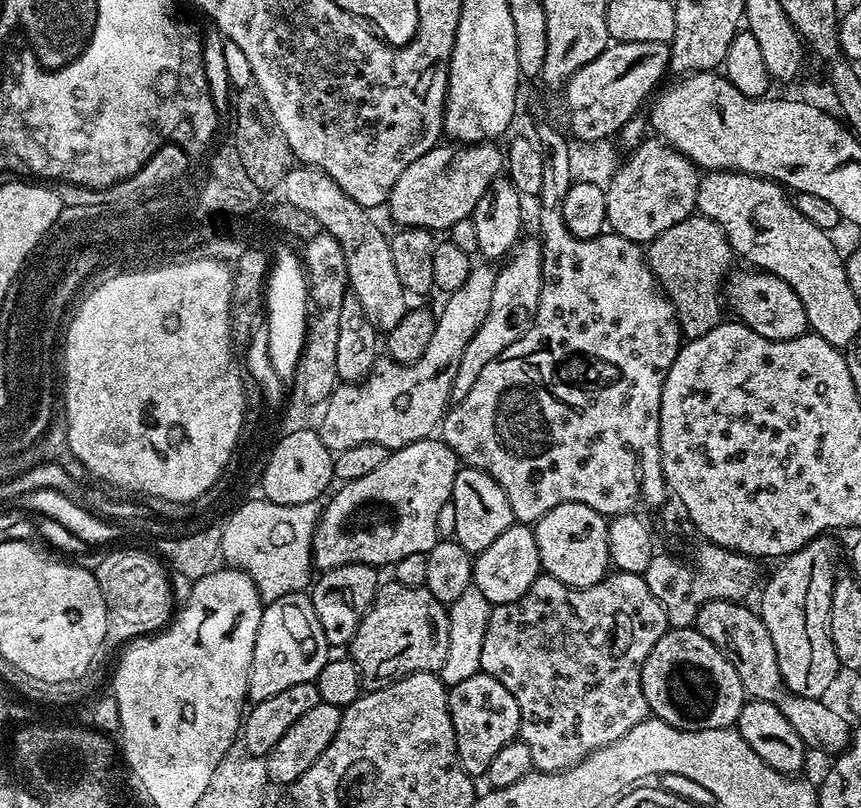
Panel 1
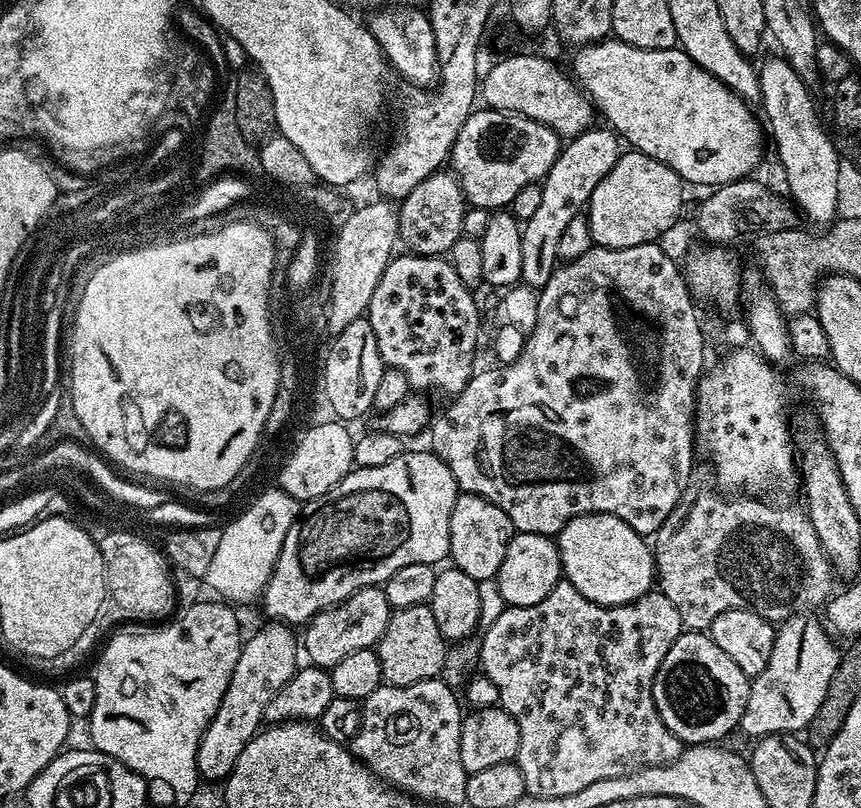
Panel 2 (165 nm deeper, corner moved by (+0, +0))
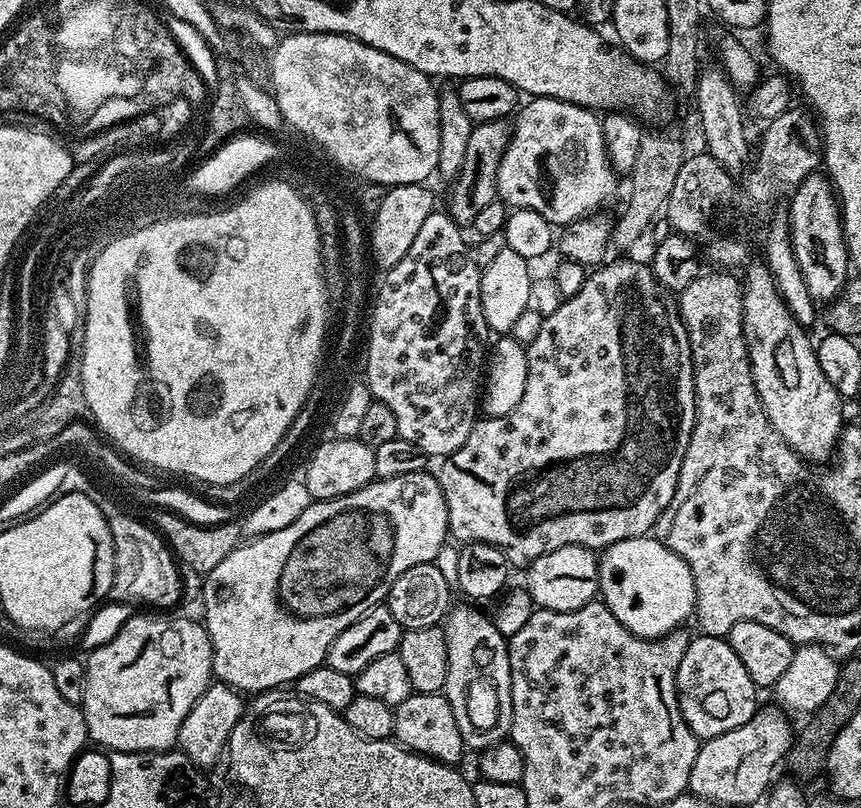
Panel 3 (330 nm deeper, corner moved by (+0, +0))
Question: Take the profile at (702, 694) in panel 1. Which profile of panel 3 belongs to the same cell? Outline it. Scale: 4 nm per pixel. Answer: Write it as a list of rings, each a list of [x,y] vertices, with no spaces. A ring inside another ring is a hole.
[[[696,634],[689,639],[686,654],[682,654],[682,662],[676,667],[676,693],[686,726],[690,726],[692,733],[701,741],[709,740],[750,722],[752,715],[758,711],[756,684],[750,678],[750,674],[746,674],[746,666],[742,666],[742,661],[738,659],[738,654],[734,654],[727,639],[718,636]]]

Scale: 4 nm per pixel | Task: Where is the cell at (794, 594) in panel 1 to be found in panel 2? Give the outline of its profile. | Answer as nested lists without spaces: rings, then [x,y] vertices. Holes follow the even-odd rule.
[[[796,614],[791,618],[783,621],[776,628],[776,641],[774,642],[774,650],[770,654],[770,662],[766,662],[766,670],[762,670],[762,674],[751,677],[750,683],[748,685],[748,701],[744,707],[744,713],[740,719],[738,728],[739,731],[744,731],[746,735],[752,736],[751,738],[759,738],[761,736],[775,736],[777,734],[800,734],[807,729],[810,718],[814,718],[814,714],[818,714],[818,706],[822,706],[822,698],[826,698],[826,690],[830,686],[830,678],[834,678],[834,670],[838,666],[838,662],[841,658],[841,653],[836,652],[836,648],[832,643],[834,643],[833,637],[829,635],[827,631],[822,627],[816,620],[808,620],[812,618],[805,618],[803,615]]]

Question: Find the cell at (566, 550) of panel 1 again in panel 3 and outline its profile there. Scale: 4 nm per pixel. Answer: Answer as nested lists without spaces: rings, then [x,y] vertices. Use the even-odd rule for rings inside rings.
[[[651,535],[626,538],[603,549],[598,559],[602,602],[635,636],[658,640],[693,619],[696,591],[690,566],[662,541]]]

